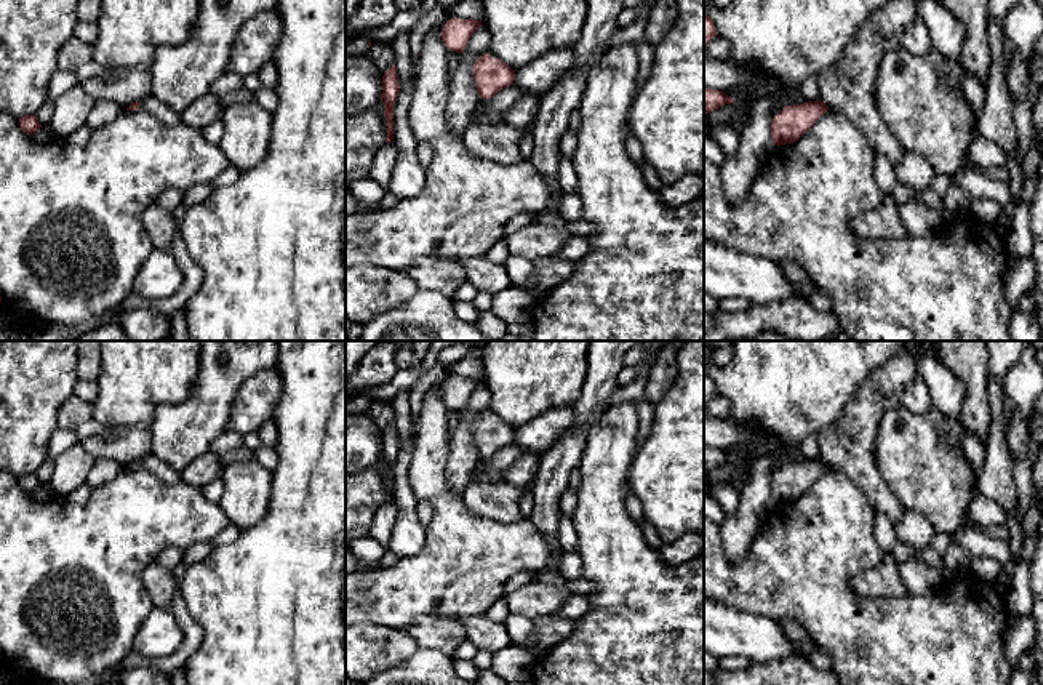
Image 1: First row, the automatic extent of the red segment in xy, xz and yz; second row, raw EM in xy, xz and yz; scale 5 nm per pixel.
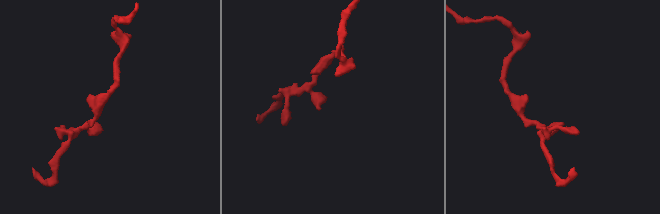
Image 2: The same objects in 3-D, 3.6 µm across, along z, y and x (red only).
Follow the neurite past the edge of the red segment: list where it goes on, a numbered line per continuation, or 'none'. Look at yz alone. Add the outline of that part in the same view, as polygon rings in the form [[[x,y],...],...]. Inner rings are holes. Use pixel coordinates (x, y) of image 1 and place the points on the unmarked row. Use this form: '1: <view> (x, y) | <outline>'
none

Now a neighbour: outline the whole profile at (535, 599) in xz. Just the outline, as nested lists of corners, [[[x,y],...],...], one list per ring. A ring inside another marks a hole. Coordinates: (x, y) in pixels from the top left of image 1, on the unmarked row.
[[[529,583],[515,592],[504,594],[509,611],[531,619],[555,615],[573,592],[565,586]]]

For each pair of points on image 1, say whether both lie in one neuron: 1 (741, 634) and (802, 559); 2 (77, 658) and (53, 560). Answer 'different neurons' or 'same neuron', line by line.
1: different neurons
2: same neuron

